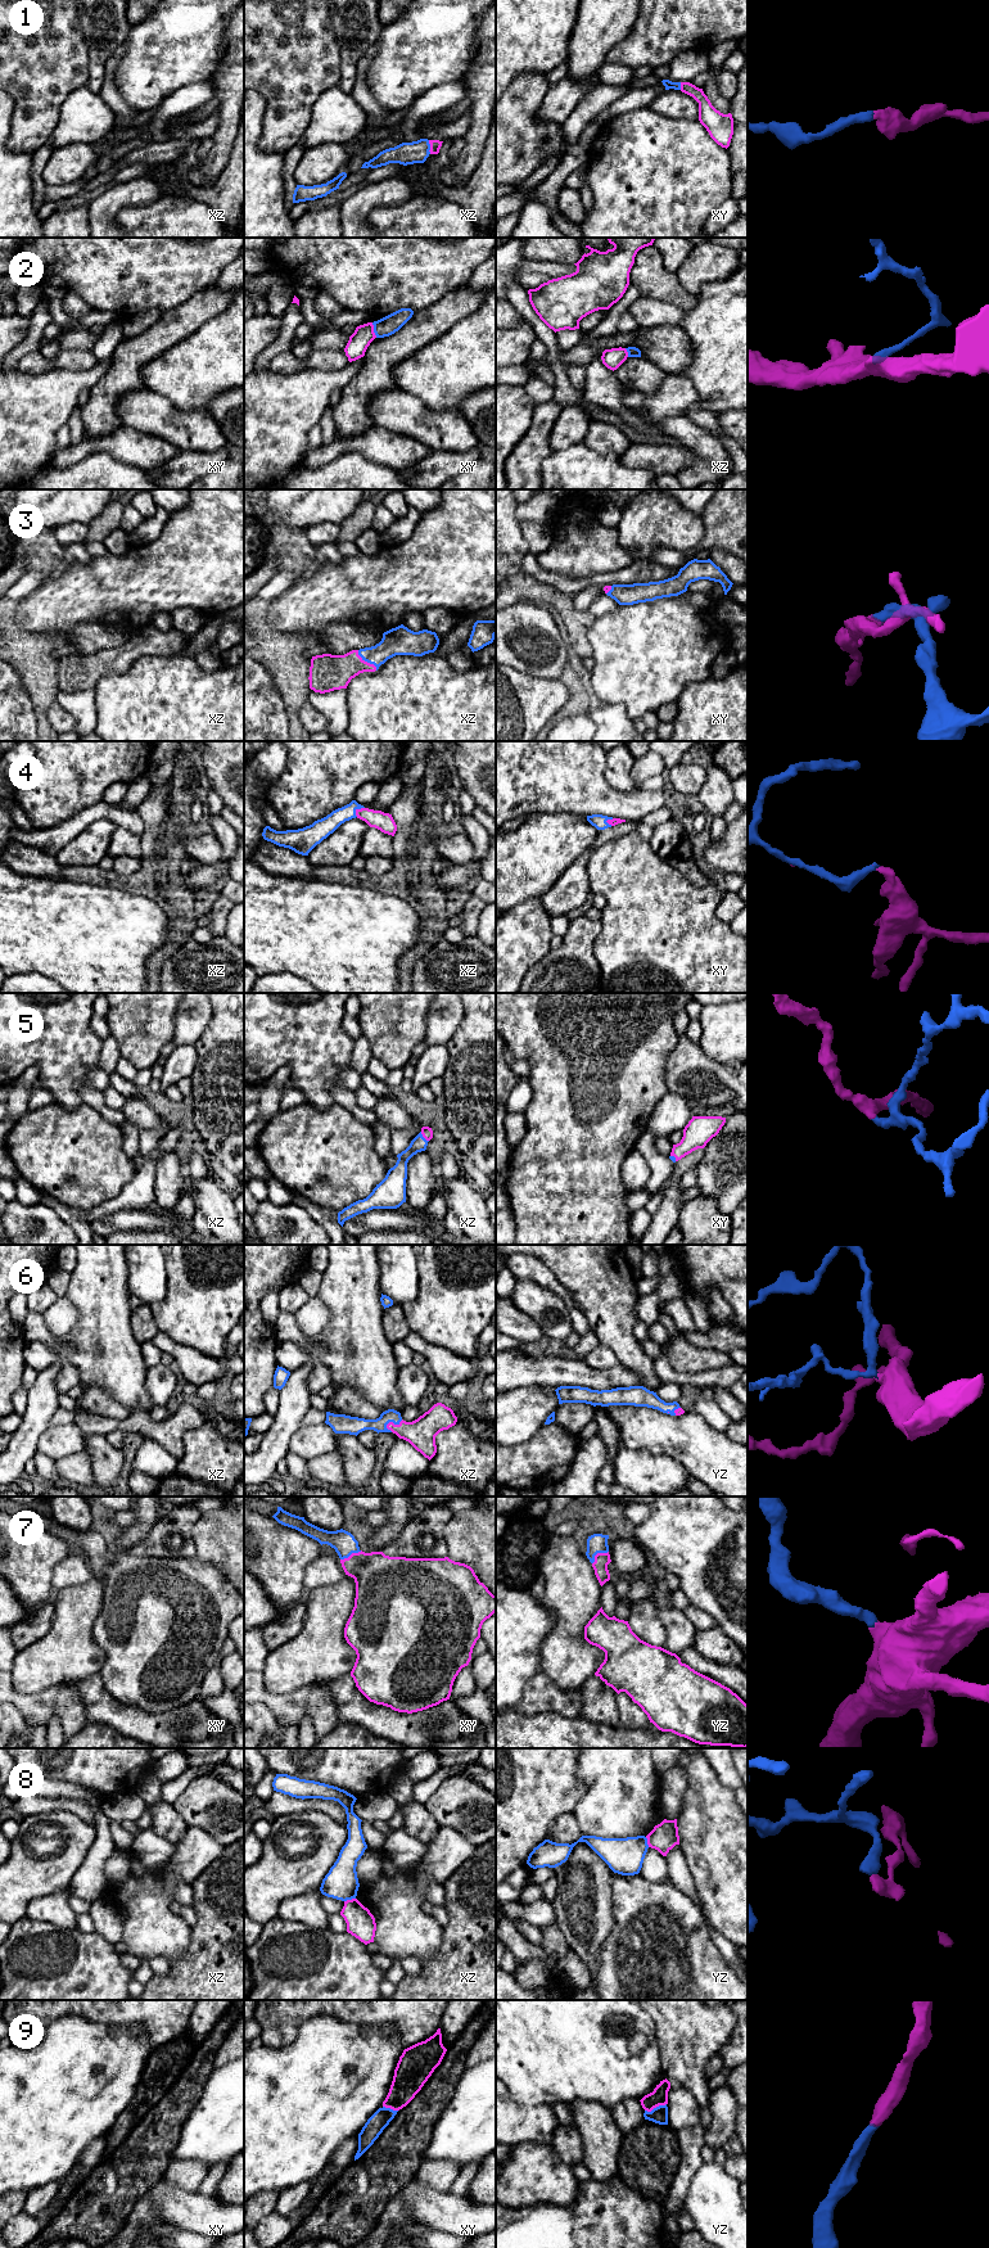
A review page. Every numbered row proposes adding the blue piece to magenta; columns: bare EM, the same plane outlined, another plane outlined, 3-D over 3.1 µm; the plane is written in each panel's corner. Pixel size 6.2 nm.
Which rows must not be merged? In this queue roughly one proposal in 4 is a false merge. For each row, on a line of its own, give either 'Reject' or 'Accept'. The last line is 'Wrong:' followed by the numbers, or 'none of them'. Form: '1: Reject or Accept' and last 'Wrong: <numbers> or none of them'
1: Accept
2: Reject
3: Accept
4: Accept
5: Accept
6: Accept
7: Accept
8: Reject
9: Accept
Wrong: 2, 8

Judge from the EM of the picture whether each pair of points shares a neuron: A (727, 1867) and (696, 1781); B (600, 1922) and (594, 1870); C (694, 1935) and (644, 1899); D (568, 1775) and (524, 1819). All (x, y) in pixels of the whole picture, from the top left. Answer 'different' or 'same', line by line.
A: same
B: same
C: same
D: same

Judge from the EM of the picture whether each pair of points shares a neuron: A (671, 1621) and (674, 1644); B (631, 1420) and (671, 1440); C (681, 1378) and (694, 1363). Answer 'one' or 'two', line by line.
A: one
B: one
C: two

